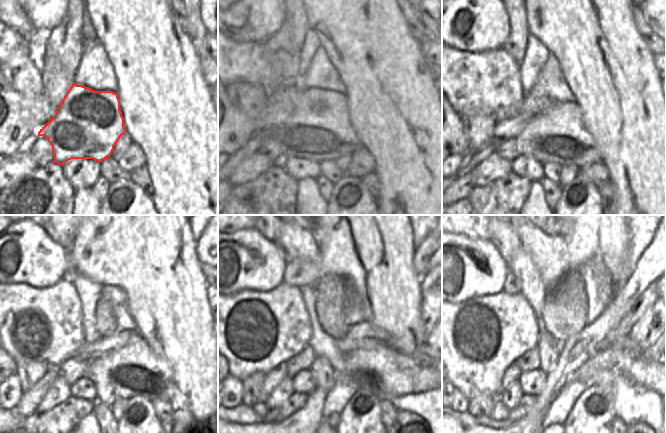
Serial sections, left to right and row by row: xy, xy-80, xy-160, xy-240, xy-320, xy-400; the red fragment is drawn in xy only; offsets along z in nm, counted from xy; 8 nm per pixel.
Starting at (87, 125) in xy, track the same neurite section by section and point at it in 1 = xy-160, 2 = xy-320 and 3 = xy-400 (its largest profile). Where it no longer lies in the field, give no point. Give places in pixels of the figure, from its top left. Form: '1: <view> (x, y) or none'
1: xy-160 (557, 135)
2: xy-320 (383, 371)
3: xy-400 (644, 372)

